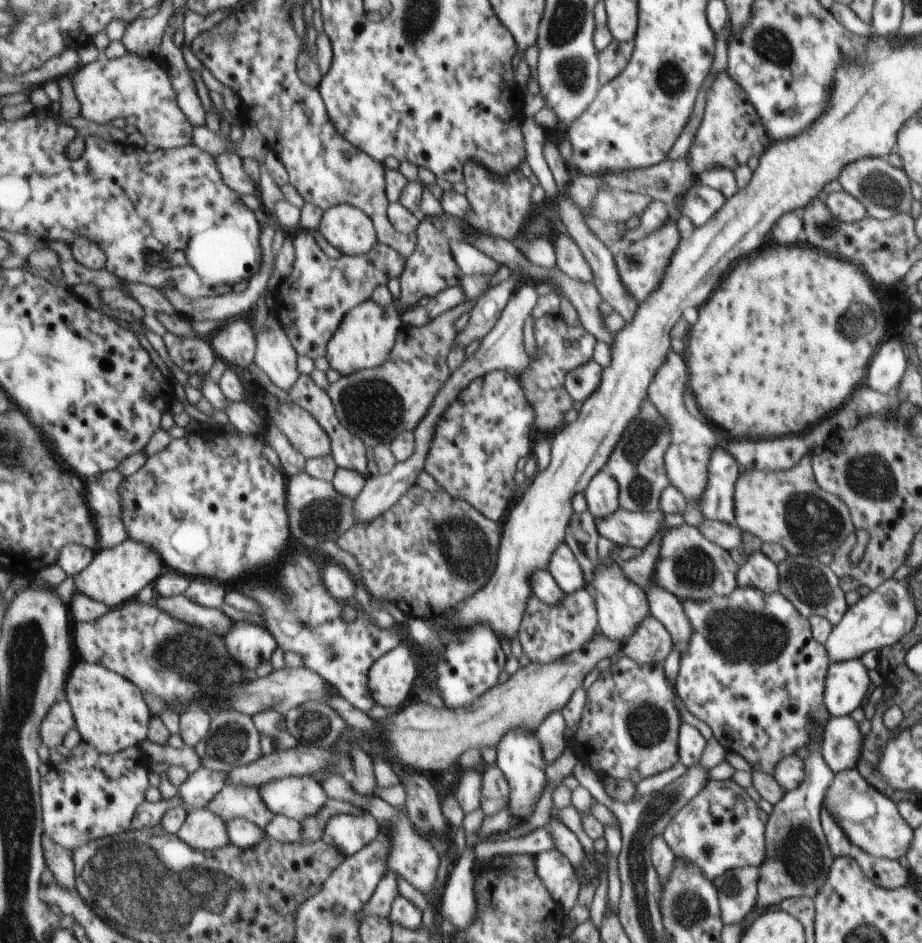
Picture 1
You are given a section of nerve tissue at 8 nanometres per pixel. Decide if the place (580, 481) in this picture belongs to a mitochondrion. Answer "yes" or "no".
no

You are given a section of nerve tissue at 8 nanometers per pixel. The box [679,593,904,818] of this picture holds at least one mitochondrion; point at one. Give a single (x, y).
(738, 635)

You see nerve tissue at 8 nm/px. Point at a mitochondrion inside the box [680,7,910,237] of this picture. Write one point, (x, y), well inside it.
(880, 190)

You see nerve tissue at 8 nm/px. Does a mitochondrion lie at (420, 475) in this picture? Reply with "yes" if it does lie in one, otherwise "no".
no

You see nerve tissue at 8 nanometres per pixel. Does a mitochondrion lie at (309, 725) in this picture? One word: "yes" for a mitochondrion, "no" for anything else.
yes

